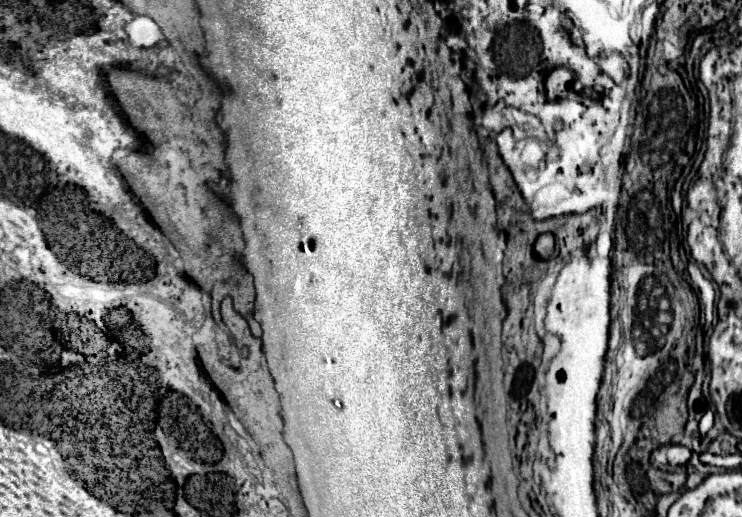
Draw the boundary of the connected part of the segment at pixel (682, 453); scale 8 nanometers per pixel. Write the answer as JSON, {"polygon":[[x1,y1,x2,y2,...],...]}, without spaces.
{"polygon":[[670,444,668,446,668,464,670,466,682,466,690,460,690,450,680,444]]}

